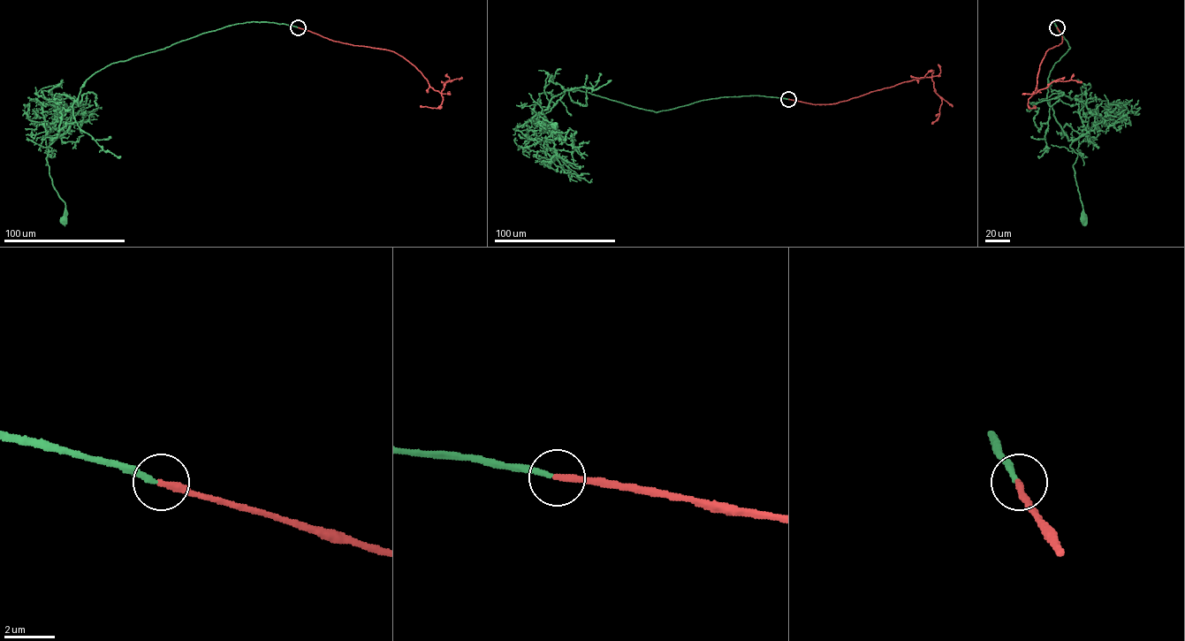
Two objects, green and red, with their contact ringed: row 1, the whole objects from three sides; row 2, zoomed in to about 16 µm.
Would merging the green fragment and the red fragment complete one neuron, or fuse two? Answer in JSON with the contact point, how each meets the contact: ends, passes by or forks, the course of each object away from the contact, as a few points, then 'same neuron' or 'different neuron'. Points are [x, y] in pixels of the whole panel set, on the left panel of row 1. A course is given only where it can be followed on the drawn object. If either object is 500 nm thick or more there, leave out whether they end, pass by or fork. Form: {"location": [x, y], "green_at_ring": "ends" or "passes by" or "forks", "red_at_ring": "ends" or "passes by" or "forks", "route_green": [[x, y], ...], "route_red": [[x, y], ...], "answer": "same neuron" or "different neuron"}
{"location": [298, 27], "green_at_ring": "ends", "red_at_ring": "ends", "route_green": [[298, 27], [230, 25], [90, 76], [46, 158], [64, 203], [64, 219]], "route_red": [[298, 27], [333, 41], [393, 51], [412, 64], [429, 86], [440, 93], [444, 84], [451, 81], [441, 82]], "answer": "same neuron"}

